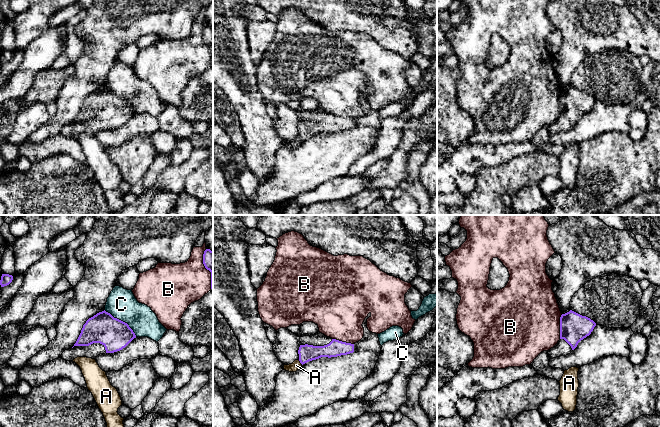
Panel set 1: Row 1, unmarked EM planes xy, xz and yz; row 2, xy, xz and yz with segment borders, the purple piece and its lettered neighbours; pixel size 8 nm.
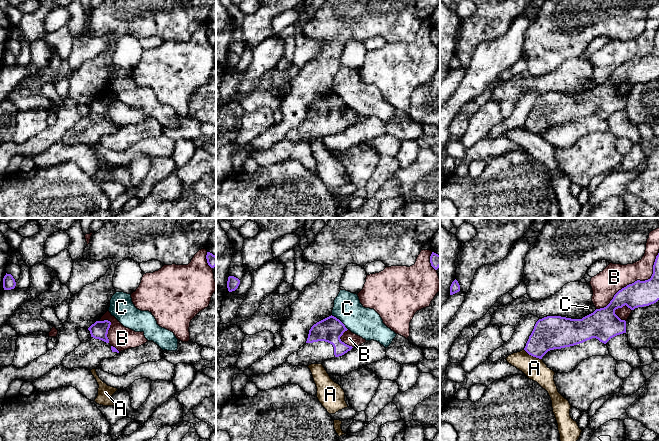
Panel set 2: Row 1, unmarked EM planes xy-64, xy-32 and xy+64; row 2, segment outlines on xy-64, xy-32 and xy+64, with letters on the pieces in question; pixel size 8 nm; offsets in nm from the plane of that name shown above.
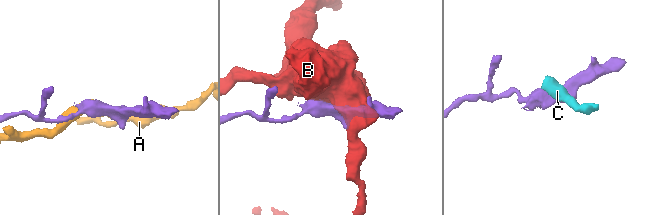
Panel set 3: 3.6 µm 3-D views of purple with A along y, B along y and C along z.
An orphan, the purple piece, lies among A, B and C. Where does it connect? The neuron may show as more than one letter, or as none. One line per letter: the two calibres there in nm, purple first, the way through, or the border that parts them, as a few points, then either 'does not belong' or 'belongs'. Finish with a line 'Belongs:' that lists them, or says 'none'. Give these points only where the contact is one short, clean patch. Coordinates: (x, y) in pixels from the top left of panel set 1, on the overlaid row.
A: 130/70 nm | along xz (298, 359), (302, 364) | does not belong
B: 220/500 nm | does not belong
C: 240/240 nm | along xy (104, 309), (114, 317), (124, 321), (136, 336) | does not belong
Belongs: none

